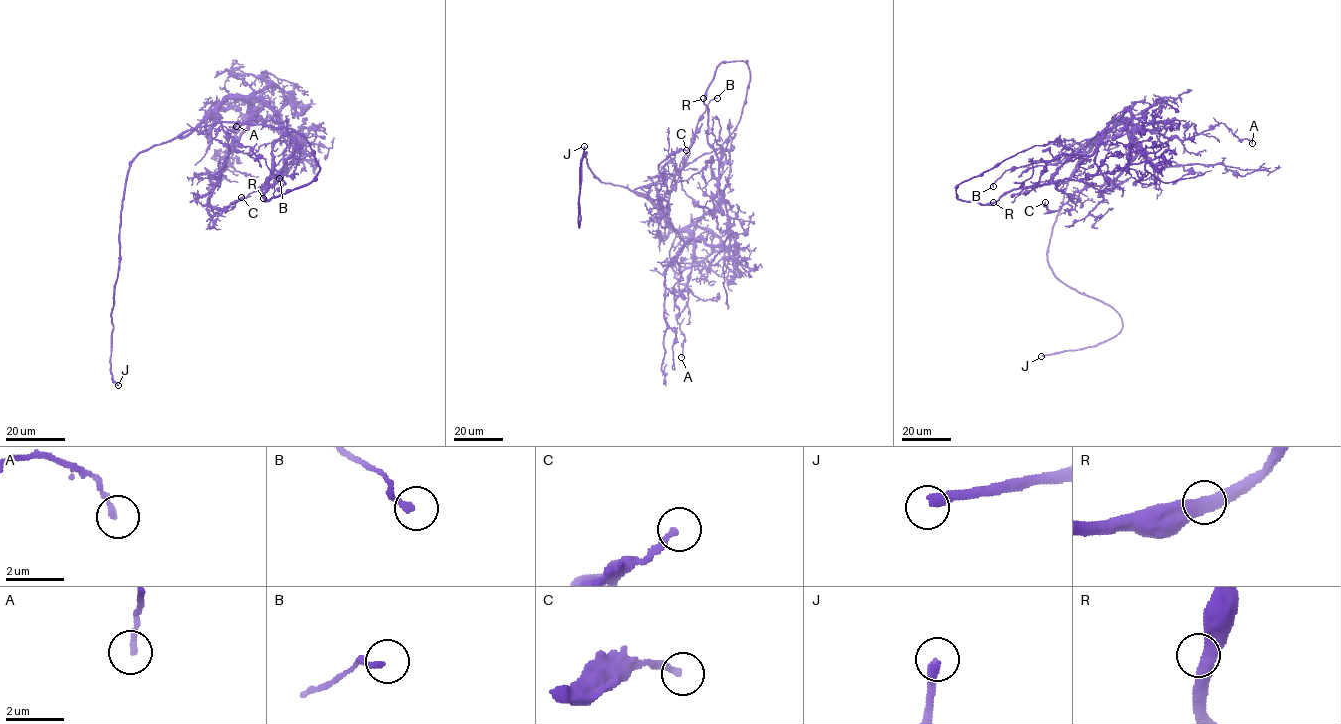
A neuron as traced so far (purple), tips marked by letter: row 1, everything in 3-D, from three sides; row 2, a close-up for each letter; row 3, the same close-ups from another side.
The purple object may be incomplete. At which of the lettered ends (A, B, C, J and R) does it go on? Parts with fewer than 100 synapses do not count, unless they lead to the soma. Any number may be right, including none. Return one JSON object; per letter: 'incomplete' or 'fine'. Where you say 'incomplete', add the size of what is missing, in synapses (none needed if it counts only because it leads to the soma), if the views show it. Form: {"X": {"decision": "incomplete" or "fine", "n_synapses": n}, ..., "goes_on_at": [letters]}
{"A": {"decision": "fine"}, "B": {"decision": "fine"}, "C": {"decision": "fine"}, "J": {"decision": "incomplete"}, "R": {"decision": "fine"}, "goes_on_at": ["J"]}

